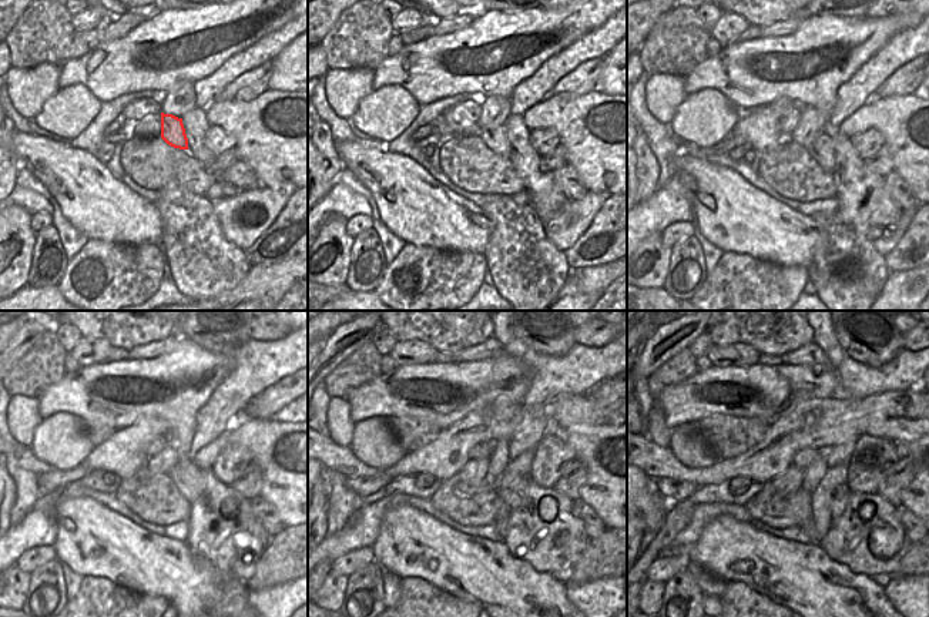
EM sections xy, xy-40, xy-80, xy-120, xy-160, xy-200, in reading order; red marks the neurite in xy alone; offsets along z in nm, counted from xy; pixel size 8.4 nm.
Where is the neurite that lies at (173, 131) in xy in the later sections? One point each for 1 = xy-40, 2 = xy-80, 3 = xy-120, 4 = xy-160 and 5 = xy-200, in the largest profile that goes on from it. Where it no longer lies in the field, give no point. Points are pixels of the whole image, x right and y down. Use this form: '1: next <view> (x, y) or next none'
1: next xy-40 (496, 138)
2: next xy-80 (822, 150)
3: next xy-120 (190, 480)
4: next xy-160 (512, 489)
5: next xy-200 (841, 496)

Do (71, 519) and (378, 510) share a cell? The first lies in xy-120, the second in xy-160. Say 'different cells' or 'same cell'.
different cells

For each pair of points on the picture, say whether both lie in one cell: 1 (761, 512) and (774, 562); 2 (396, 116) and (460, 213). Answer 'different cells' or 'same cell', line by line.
1: different cells
2: different cells

